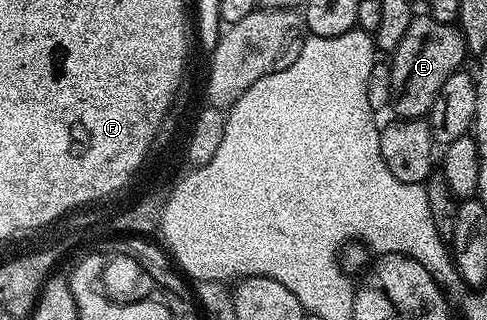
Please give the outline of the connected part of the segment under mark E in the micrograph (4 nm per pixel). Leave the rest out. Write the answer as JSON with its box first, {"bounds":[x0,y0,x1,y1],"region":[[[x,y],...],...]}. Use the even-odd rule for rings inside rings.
{"bounds":[390,16,469,119],"region":[[[415,16],[409,28],[390,55],[391,93],[390,109],[396,110],[400,119],[422,119],[430,114],[433,100],[437,100],[437,92],[441,92],[441,84],[449,80],[449,76],[460,73],[463,61],[469,58],[469,51],[463,33],[458,25],[449,22],[438,22],[430,16]]]}

